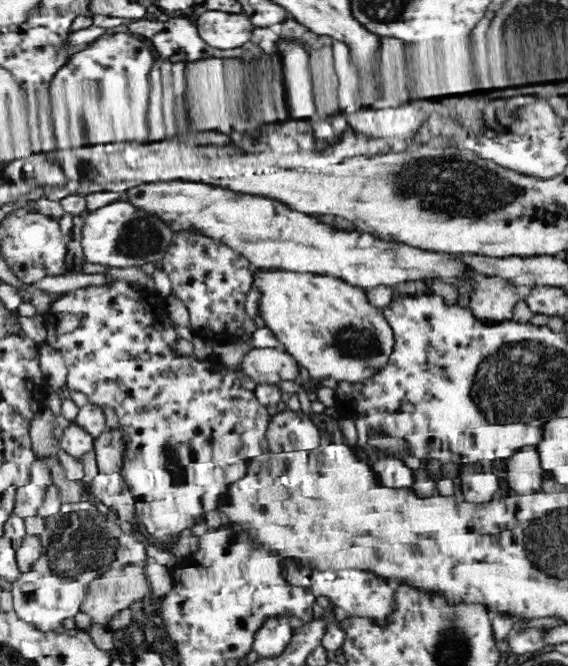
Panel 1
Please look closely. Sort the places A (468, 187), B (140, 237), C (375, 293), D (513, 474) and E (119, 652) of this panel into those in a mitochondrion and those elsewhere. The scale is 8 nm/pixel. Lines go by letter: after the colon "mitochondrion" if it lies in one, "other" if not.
A: mitochondrion
B: mitochondrion
C: other
D: other
E: other

